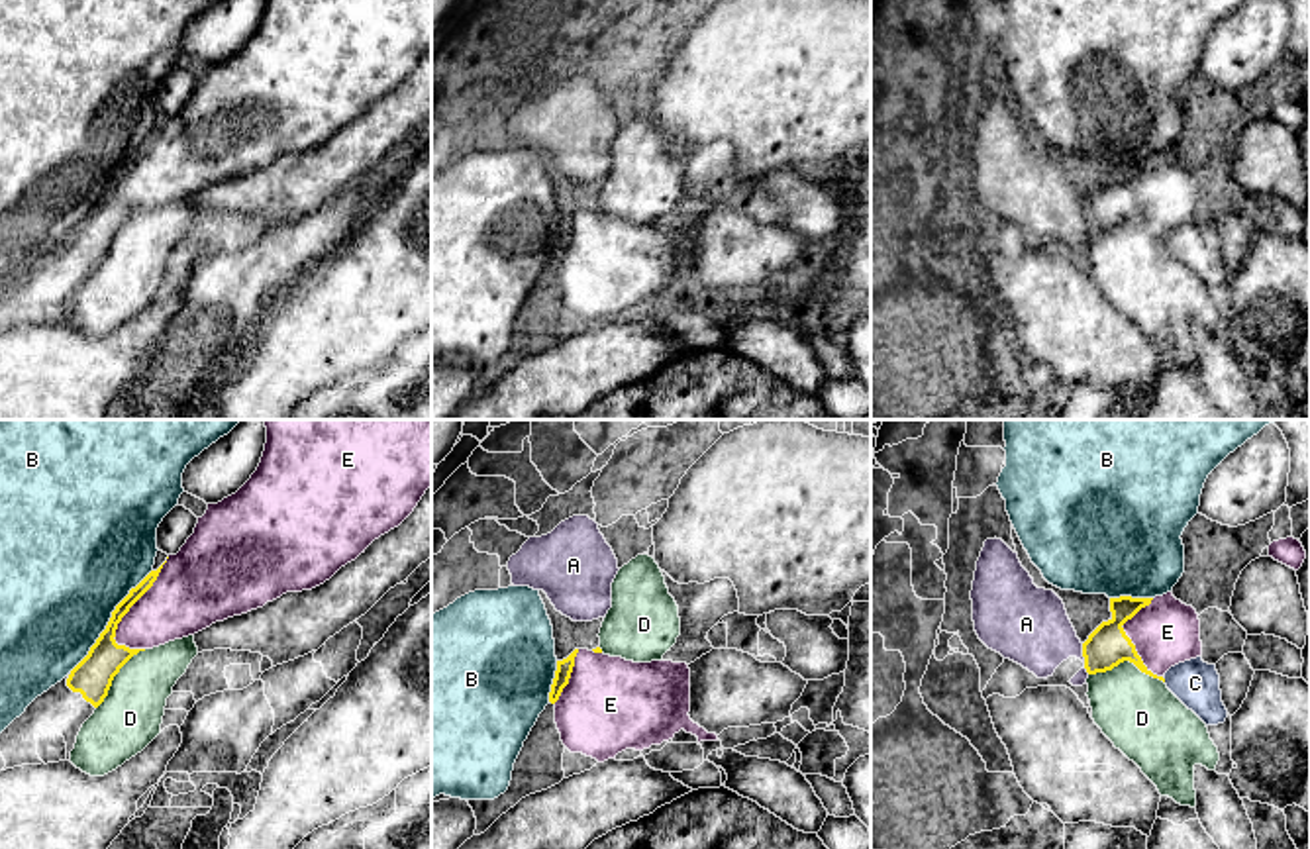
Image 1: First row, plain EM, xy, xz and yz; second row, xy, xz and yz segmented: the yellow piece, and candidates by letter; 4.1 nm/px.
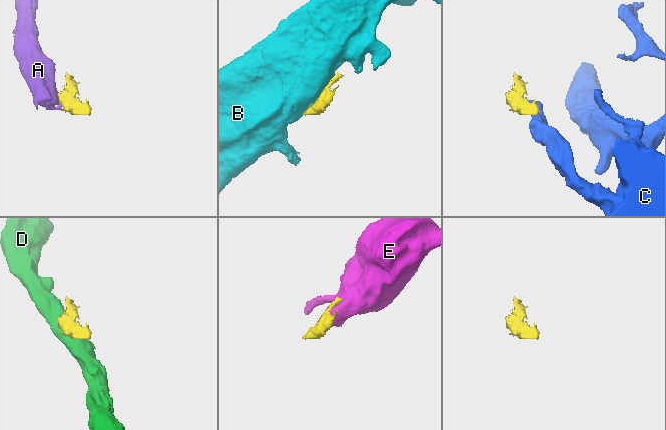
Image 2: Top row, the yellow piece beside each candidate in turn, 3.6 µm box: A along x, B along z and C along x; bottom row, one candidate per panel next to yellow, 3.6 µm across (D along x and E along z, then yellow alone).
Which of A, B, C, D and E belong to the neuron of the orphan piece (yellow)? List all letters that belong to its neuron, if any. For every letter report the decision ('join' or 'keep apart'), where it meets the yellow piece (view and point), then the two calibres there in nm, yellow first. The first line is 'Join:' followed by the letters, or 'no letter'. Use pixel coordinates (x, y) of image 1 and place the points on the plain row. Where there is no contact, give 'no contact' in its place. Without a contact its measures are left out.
Join: E
A: keep apart; meets yellow in yz at (1083, 214); 170 nm thick on the yellow side, 320 nm on the other
B: keep apart; meets yellow in xy at (110, 181); 160 nm thick on the yellow side, 480 nm on the other
C: keep apart; meets yellow in yz at (1163, 240); 150 nm thick on the yellow side, 190 nm on the other
D: keep apart; meets yellow in yz at (1126, 220); 170 nm thick on the yellow side, 320 nm on the other
E: join; meets yellow in xy at (136, 161); 120 nm thick on the yellow side, 320 nm on the other

